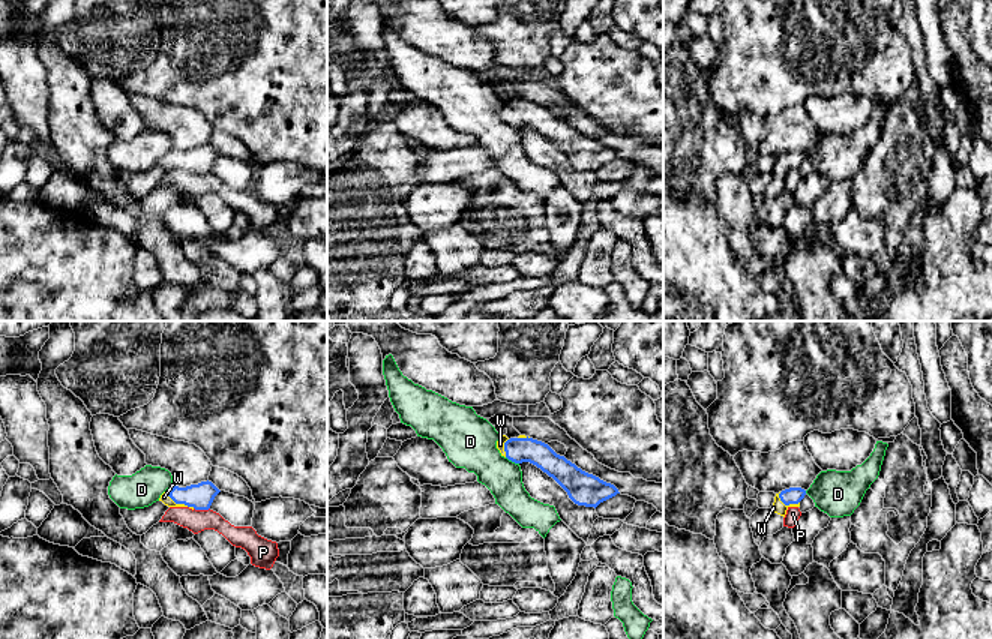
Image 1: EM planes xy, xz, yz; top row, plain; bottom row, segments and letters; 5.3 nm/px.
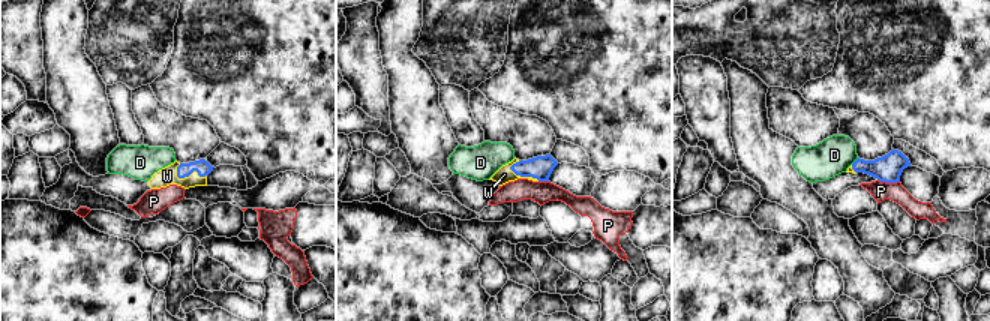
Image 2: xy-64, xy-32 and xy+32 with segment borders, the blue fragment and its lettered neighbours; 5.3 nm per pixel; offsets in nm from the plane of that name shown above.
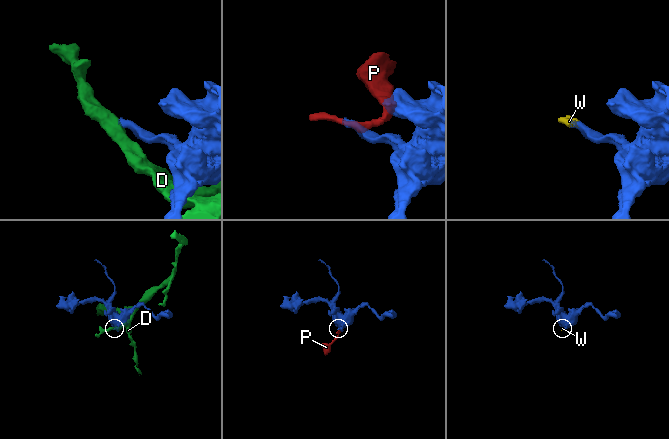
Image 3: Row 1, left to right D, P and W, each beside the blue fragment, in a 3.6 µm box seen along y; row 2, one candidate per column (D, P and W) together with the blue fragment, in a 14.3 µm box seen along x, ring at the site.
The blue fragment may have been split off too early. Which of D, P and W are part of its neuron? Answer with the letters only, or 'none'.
W

